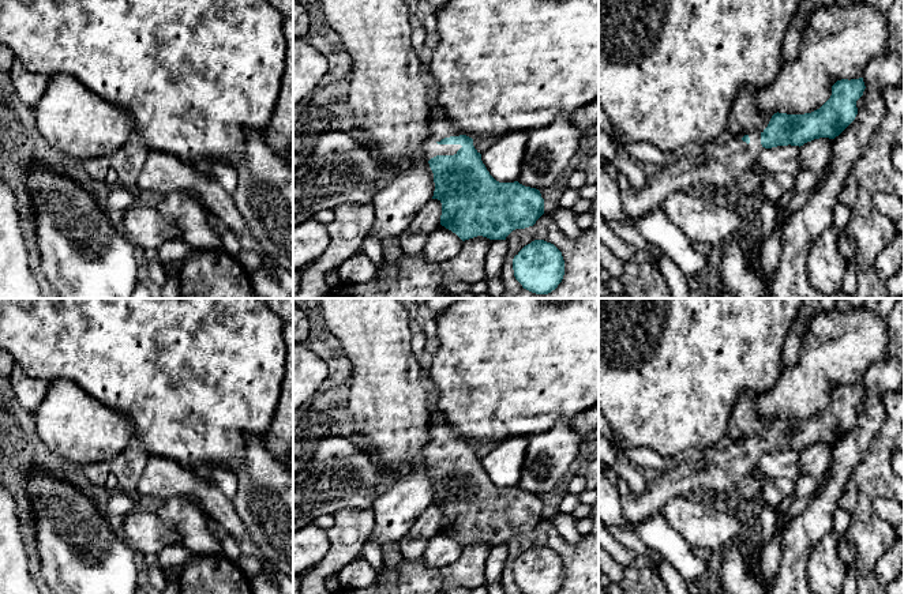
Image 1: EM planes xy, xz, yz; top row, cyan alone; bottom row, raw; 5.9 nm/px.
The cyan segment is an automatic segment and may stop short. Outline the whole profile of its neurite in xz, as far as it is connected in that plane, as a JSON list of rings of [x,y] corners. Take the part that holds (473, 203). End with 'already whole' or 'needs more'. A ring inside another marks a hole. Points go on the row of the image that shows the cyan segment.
[[[425,76],[428,87],[430,135],[424,146],[424,157],[434,173],[435,191],[432,199],[442,203],[440,225],[455,233],[462,241],[483,236],[489,240],[506,240],[515,229],[533,226],[544,214],[544,199],[536,188],[518,181],[496,181],[474,148],[473,139],[450,123],[438,104],[438,86]]] | needs more

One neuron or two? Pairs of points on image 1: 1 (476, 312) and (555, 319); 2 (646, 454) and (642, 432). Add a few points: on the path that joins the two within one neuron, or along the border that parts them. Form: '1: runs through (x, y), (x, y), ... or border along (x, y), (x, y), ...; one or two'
1: runs through (495, 322), (536, 322); one
2: border along (623, 450), (649, 447), (663, 458), (676, 454); two

